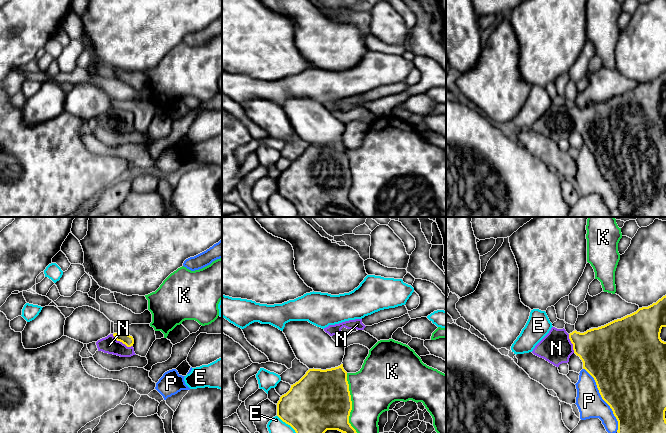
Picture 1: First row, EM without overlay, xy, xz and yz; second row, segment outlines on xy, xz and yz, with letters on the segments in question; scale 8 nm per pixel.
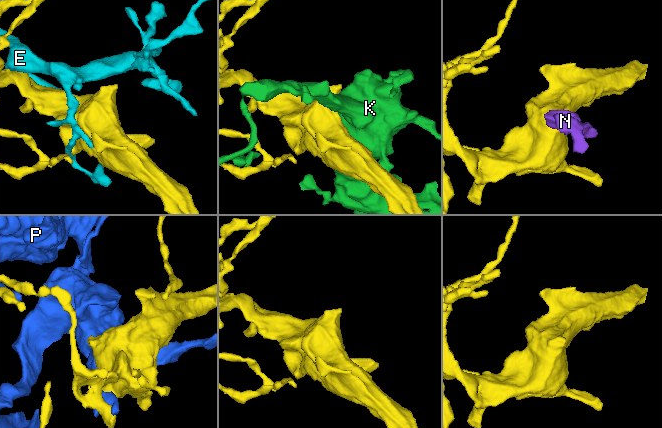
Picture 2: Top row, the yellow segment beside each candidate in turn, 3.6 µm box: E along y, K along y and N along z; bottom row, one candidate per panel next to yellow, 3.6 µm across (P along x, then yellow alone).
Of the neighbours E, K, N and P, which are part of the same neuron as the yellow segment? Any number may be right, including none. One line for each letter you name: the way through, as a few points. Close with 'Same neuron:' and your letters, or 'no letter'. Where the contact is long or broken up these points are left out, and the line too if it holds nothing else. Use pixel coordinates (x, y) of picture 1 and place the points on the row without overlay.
N: way xy (126, 115), (122, 118), (109, 121)
Same neuron: N

